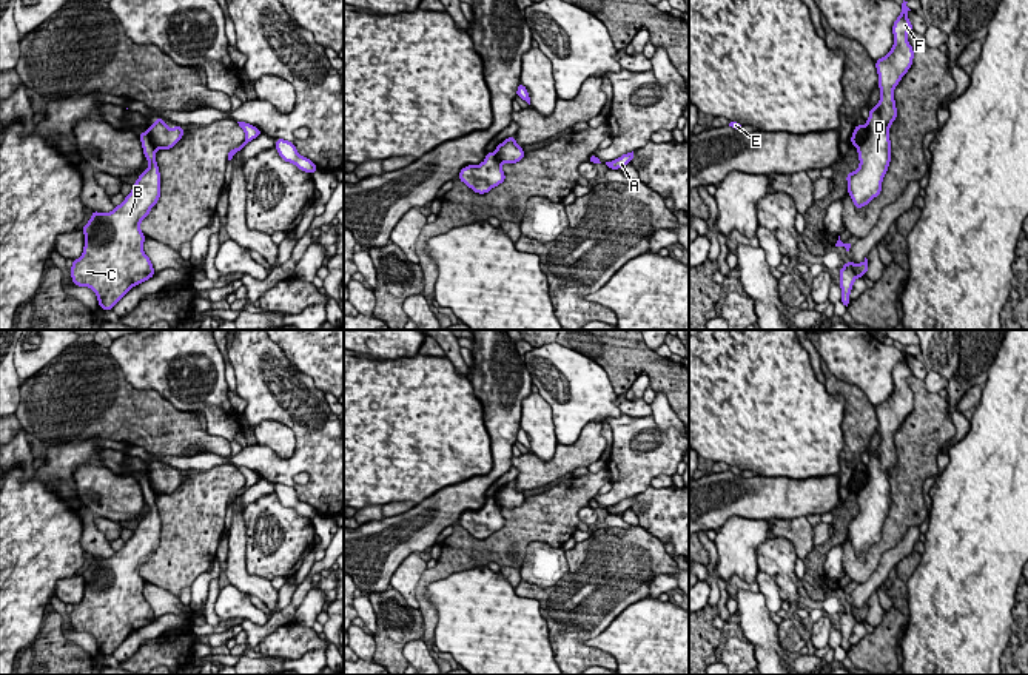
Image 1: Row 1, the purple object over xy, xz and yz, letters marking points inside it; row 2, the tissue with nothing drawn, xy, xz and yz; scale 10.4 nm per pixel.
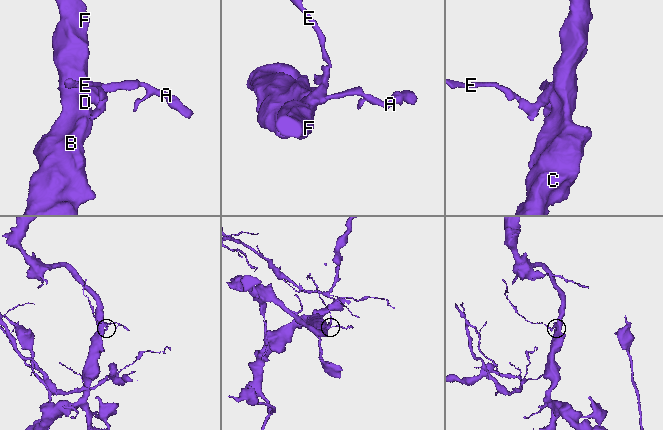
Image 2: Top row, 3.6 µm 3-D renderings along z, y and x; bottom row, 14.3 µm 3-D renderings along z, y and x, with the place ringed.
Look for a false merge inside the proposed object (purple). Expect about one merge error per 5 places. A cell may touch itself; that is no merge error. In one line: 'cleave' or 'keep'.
cleave

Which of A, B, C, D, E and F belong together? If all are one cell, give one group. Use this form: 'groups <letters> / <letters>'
groups A E / B C D F

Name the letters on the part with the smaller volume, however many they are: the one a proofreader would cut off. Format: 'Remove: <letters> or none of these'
Remove: A, E

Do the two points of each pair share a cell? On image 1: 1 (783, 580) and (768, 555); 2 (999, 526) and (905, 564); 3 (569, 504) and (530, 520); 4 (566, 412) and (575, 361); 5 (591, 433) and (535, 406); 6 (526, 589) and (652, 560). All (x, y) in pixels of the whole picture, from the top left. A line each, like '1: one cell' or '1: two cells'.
1: one cell
2: two cells
3: one cell
4: one cell
5: two cells
6: one cell

